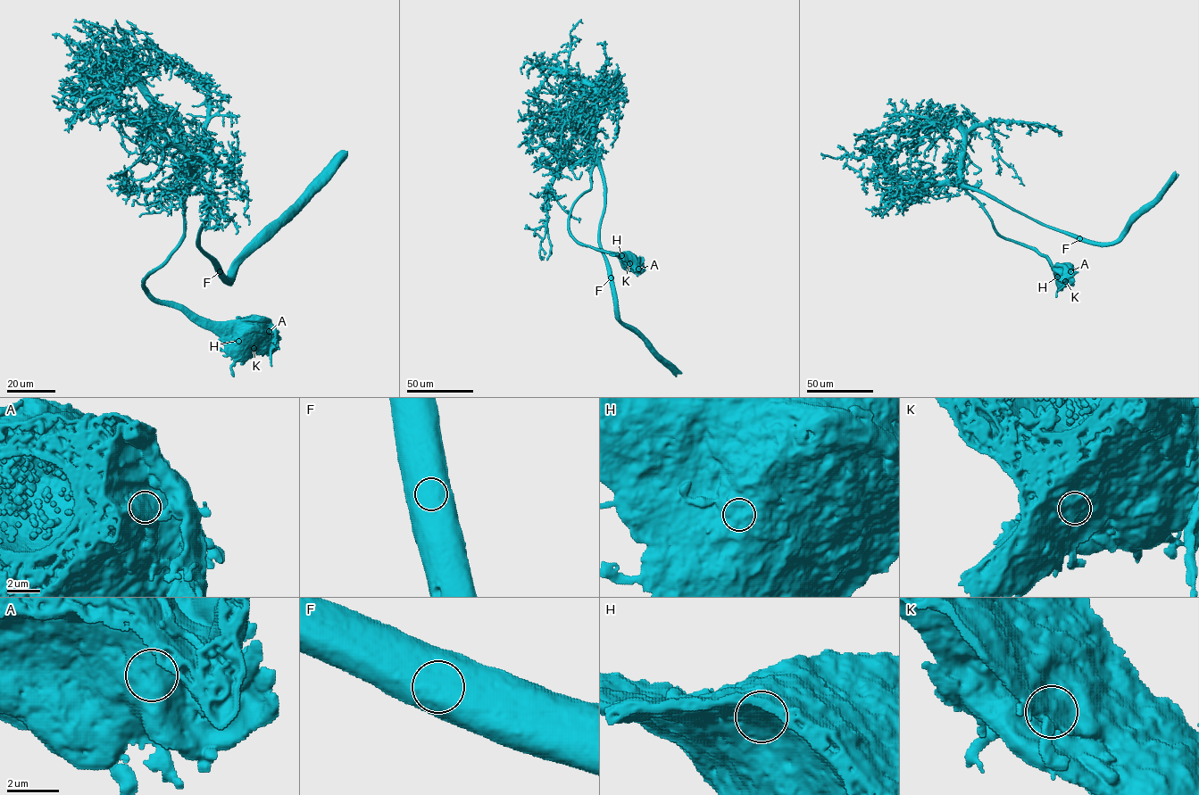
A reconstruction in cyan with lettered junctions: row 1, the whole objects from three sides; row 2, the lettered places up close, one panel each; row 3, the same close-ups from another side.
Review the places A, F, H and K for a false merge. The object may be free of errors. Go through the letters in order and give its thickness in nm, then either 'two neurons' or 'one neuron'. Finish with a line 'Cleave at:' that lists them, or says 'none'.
A: 1450 nm thick; one neuron
F: 1450 nm thick; one neuron
H: 1450 nm thick; one neuron
K: 1500 nm thick; one neuron
Cleave at: none

